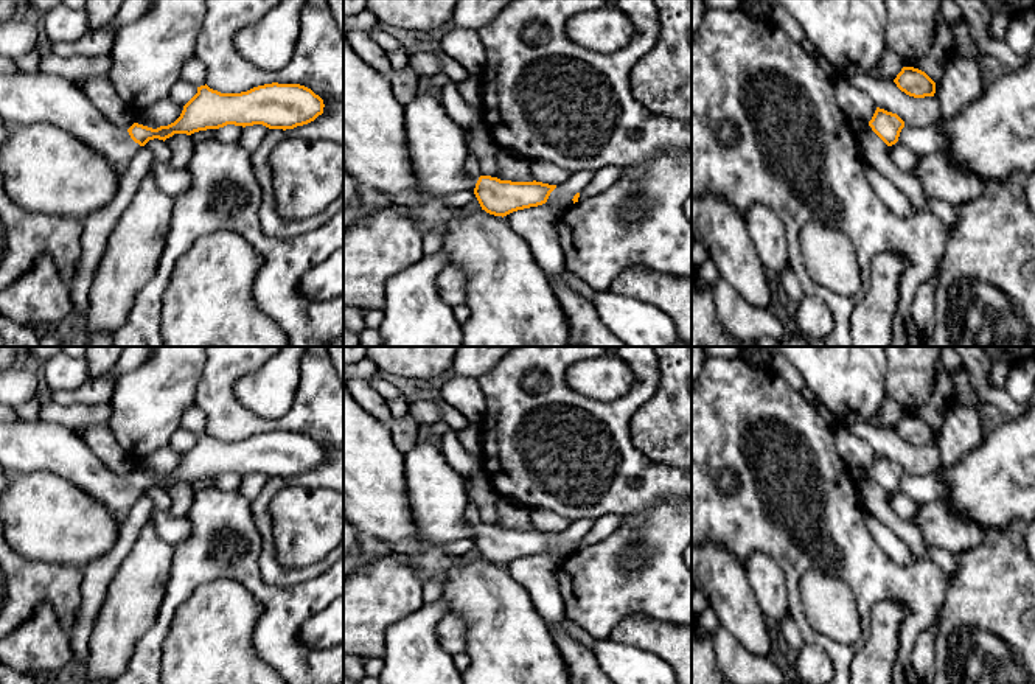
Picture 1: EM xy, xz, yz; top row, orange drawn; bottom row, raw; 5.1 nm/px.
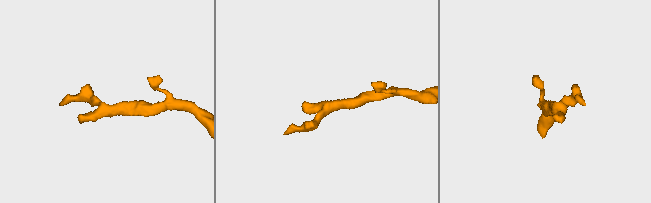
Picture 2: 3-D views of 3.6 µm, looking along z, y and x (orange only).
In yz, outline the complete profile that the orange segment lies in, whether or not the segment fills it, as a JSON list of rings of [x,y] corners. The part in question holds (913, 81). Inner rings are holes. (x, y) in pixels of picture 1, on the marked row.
[[[903,67],[894,82],[901,92],[914,98],[934,96],[936,93],[936,82],[925,72],[914,67]]]

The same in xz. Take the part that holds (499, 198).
[[[418,93],[406,106],[404,123],[413,176],[426,197],[472,191],[482,210],[504,218],[545,204],[556,188],[536,180],[511,182],[491,176],[468,176],[466,131],[448,115],[440,95]]]

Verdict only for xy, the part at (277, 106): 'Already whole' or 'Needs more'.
Needs more

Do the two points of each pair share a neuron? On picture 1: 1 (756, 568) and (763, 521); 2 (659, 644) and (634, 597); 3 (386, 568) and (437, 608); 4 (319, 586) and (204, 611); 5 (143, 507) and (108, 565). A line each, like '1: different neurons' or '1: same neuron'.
1: different neurons
2: different neurons
3: different neurons
4: different neurons
5: same neuron

